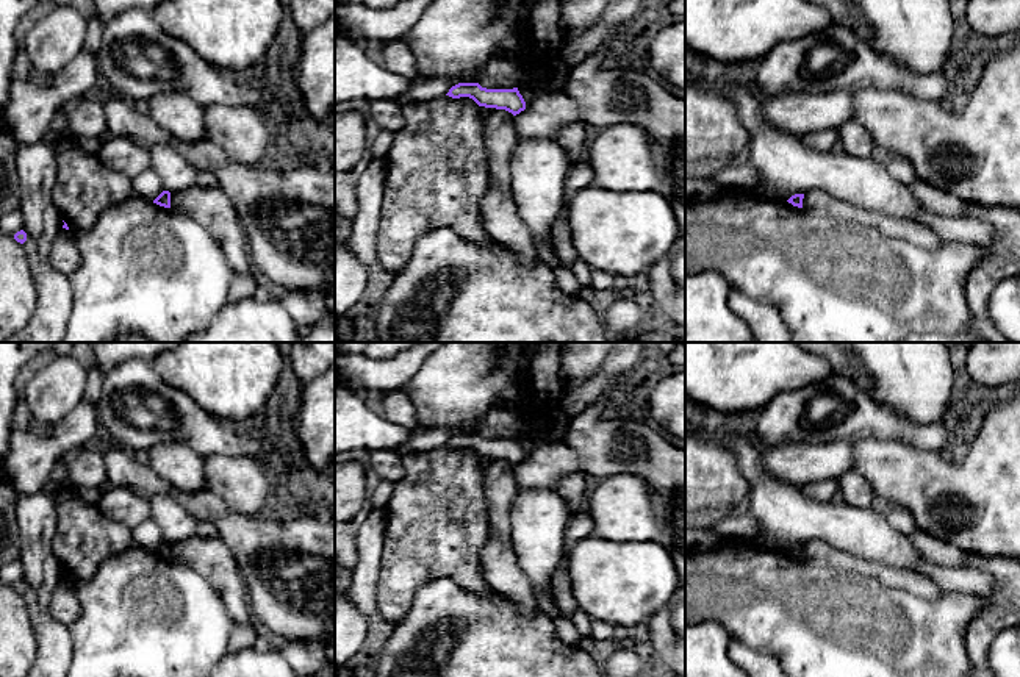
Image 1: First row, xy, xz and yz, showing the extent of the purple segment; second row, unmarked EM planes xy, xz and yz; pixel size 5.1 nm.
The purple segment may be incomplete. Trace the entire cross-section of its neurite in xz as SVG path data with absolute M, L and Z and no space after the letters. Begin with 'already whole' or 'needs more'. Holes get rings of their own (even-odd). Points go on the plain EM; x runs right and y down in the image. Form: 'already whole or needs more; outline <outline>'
already whole; outline M458 433L446 444L452 449L469 447L479 457L505 460L513 466L526 460L526 452L518 438L513 439L487 439L479 433Z

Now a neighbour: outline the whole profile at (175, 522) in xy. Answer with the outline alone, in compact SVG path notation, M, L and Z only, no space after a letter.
M158 493L147 500L150 518L163 532L164 541L178 543L196 536L199 521L169 493Z

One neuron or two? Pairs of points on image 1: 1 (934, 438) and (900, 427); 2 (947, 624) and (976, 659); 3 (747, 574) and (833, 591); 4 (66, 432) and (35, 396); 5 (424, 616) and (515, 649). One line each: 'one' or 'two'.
1: one
2: two
3: one
4: two
5: one

